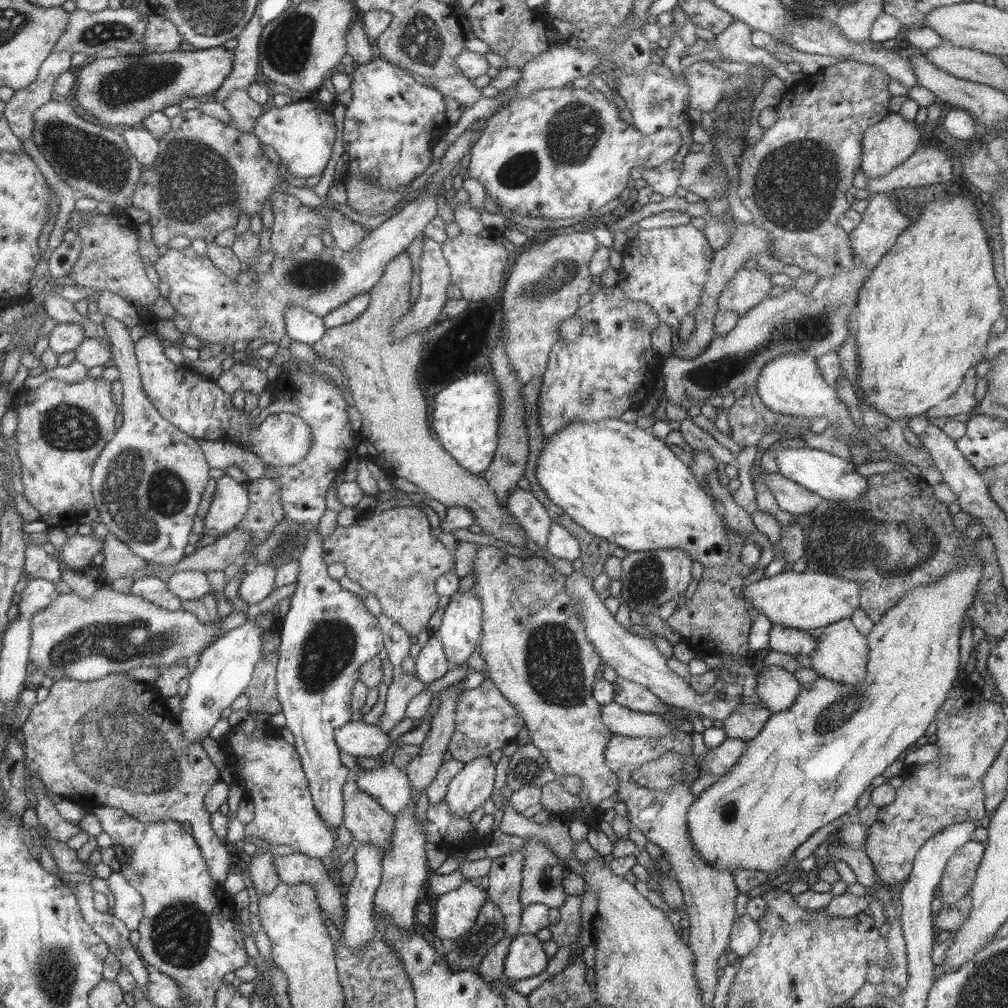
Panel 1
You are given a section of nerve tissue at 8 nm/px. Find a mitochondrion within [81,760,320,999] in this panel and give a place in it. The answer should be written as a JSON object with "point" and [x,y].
{"point":[180,934]}

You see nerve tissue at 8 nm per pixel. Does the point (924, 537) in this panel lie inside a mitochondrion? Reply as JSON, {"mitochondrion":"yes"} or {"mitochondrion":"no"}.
{"mitochondrion":"yes"}

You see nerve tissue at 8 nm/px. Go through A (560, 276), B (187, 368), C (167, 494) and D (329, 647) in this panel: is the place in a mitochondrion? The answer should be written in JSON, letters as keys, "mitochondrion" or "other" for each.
{"A":"mitochondrion","B":"other","C":"mitochondrion","D":"mitochondrion"}

